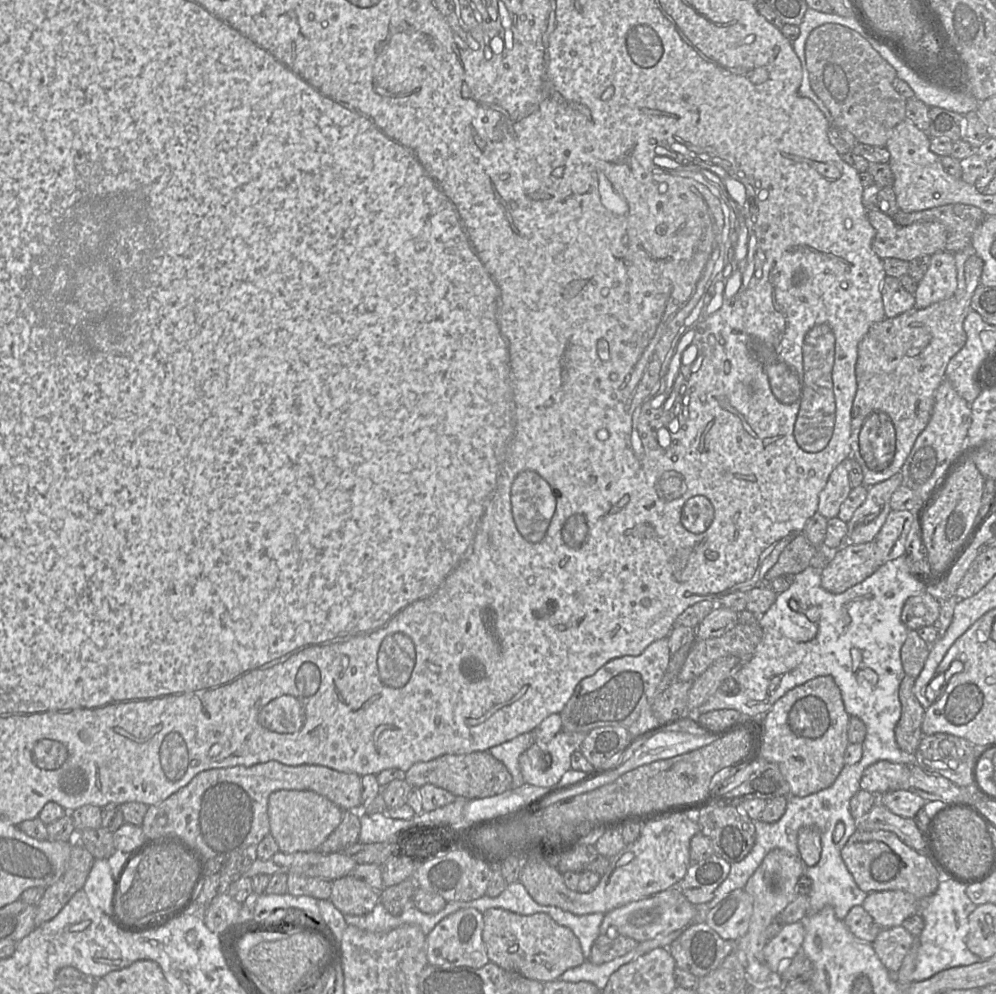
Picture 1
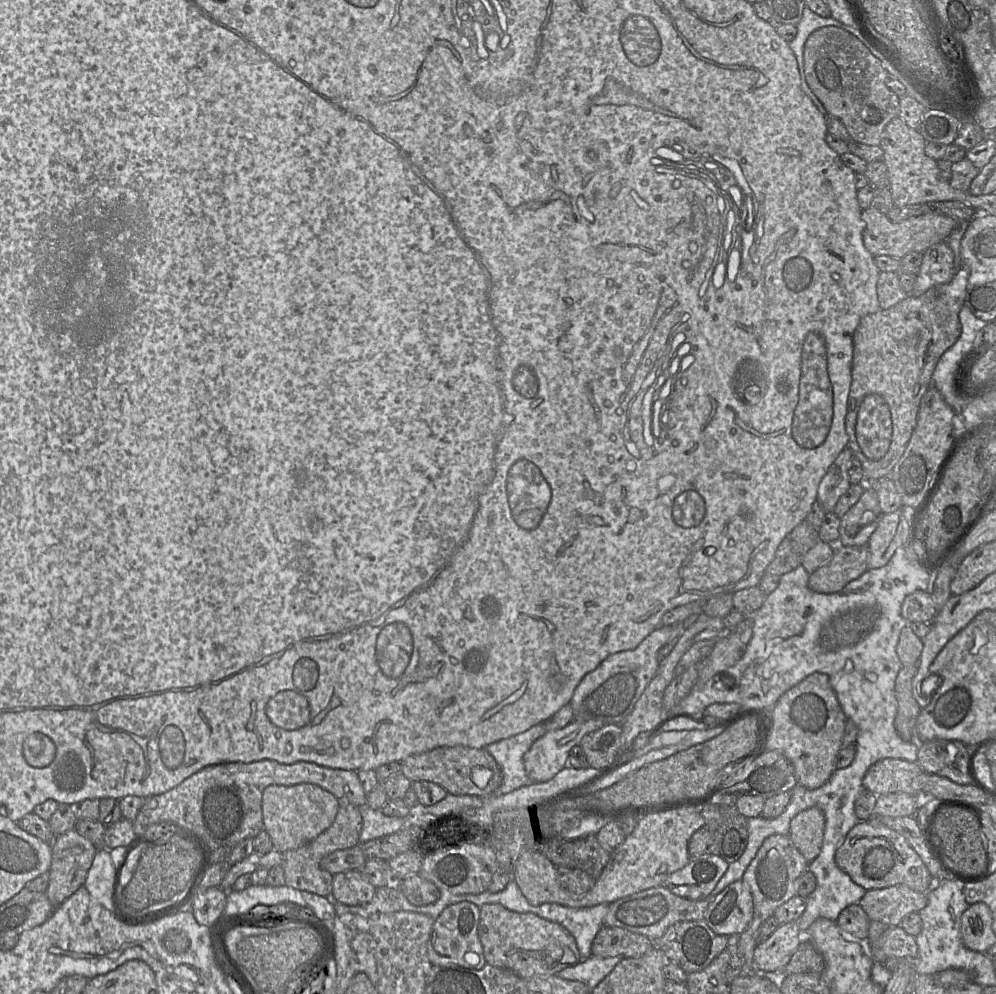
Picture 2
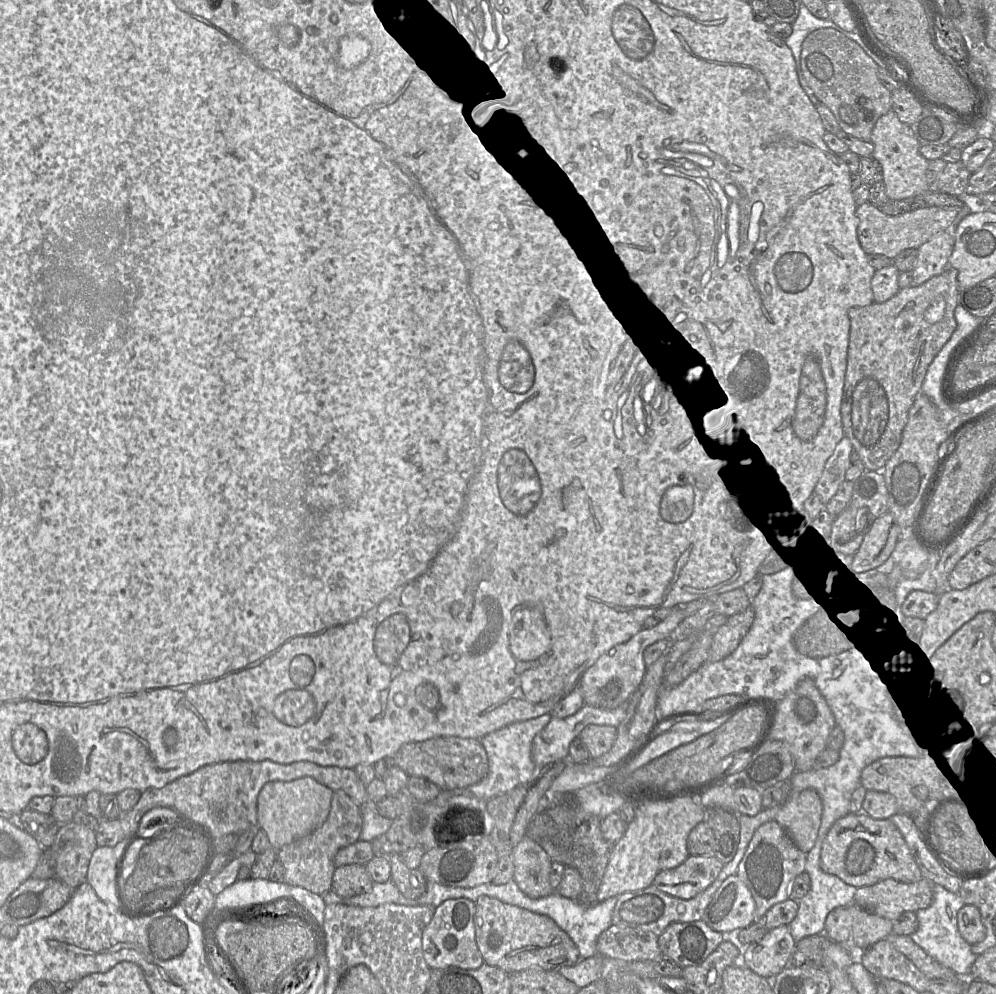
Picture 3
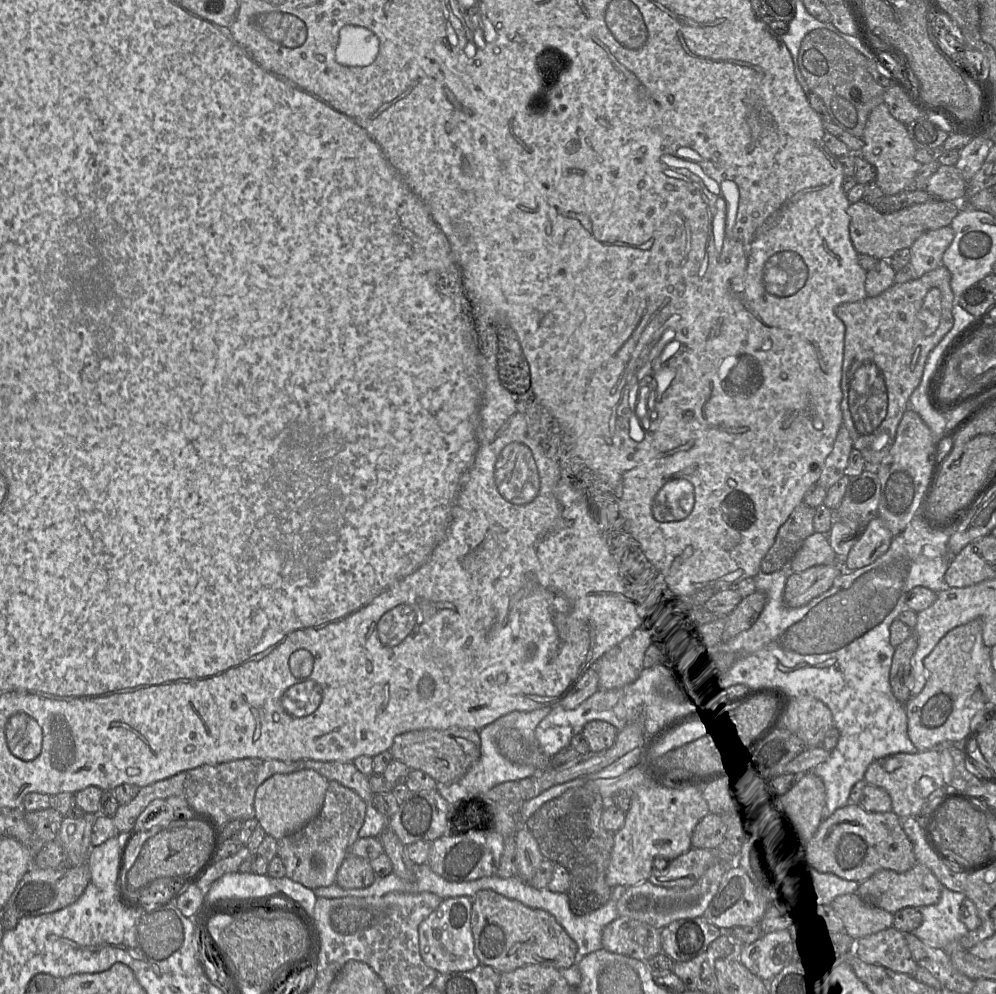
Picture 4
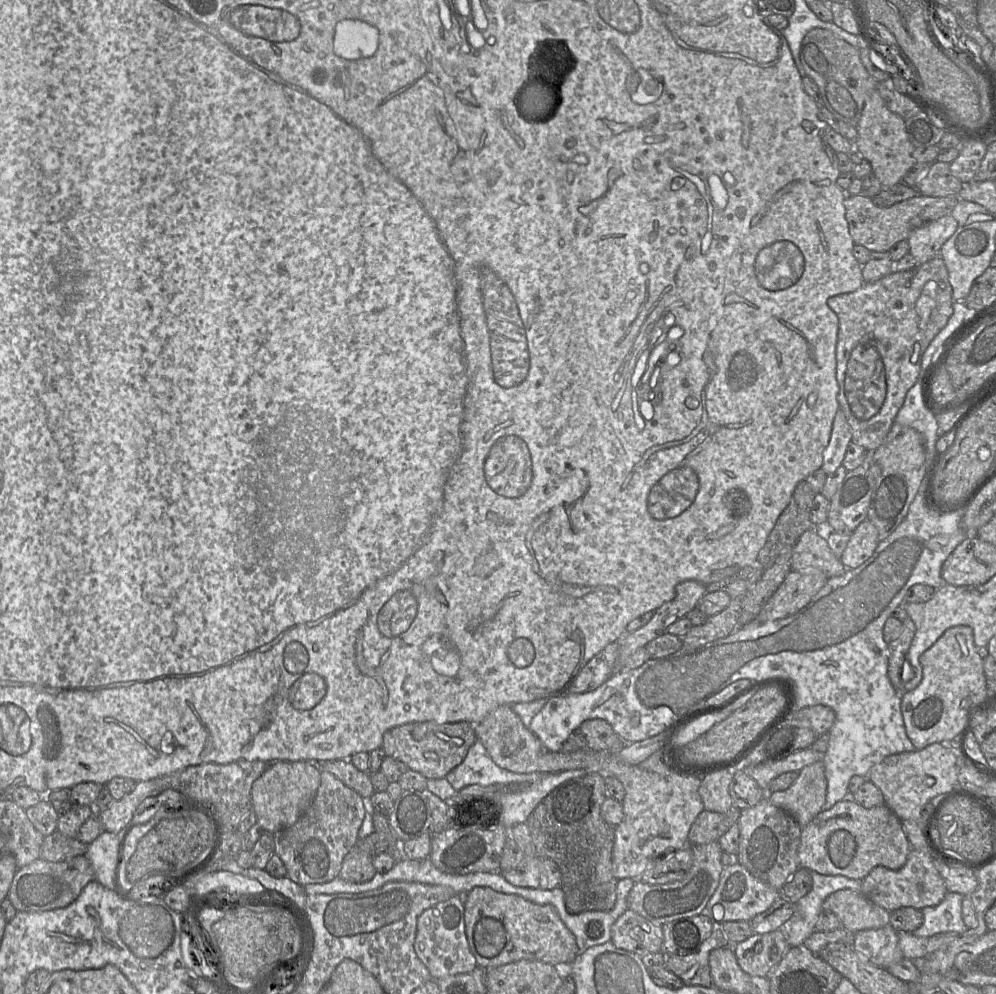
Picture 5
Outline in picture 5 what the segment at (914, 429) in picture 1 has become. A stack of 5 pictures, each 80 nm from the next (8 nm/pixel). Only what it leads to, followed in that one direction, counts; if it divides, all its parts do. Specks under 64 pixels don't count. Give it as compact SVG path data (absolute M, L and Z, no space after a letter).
M940 256L828 299L839 321L838 403L850 425L852 441L867 452L885 441L907 392L919 379L924 352L953 314L953 302L948 271Z

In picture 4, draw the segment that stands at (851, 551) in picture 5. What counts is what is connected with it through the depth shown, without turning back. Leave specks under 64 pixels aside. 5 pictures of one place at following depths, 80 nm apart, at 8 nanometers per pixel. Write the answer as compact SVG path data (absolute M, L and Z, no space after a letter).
M878 516L862 529L857 542L845 559L840 559L845 570L856 570L873 563L889 549L893 536Z

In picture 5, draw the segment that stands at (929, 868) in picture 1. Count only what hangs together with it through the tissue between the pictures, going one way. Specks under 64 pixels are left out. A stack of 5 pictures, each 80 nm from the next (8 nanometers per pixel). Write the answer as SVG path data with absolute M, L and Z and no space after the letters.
M844 799L831 809L823 810L807 825L801 828L798 857L800 868L816 871L822 875L842 875L851 879L863 880L876 866L892 870L902 868L911 850L910 842L902 827L901 820L885 804L865 808L852 799Z

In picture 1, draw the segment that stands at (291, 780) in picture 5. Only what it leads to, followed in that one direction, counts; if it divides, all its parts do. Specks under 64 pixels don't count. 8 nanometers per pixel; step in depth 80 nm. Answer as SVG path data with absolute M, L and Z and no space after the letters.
M277 790L268 801L270 834L276 840L279 851L295 853L317 851L318 847L338 827L343 810L328 798L310 790Z

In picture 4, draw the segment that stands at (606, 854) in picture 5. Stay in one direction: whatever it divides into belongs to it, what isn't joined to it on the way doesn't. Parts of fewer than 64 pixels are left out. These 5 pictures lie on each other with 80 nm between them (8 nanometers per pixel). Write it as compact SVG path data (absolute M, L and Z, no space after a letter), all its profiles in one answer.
M583 785L547 801L525 822L544 858L561 864L569 871L571 884L567 895L571 911L578 916L604 906L613 889L606 881L614 834L602 825L605 805L606 801L598 792Z

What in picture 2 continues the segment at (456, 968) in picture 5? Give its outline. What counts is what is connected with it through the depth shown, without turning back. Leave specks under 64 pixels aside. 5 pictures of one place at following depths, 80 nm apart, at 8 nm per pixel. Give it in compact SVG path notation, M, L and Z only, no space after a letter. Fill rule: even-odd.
M469 901L457 902L444 908L434 920L428 940L427 955L430 963L432 965L459 965L464 968L481 969L486 964L486 960L478 935L479 920L480 907ZM467 952L477 954L478 963L473 966L468 963L464 958Z

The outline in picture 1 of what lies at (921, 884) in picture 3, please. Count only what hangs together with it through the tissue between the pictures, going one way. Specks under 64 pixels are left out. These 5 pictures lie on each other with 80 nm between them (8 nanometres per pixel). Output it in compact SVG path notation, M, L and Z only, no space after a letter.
M885 890L867 893L861 906L880 928L891 928L920 913L921 901L902 890Z

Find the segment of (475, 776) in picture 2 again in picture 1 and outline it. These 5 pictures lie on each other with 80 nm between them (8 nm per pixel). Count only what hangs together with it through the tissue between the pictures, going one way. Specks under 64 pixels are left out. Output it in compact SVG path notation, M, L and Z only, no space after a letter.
M489 750L468 754L445 754L429 761L417 762L405 774L405 780L413 789L418 789L425 784L433 784L451 792L456 797L467 799L494 796L512 788L511 773Z

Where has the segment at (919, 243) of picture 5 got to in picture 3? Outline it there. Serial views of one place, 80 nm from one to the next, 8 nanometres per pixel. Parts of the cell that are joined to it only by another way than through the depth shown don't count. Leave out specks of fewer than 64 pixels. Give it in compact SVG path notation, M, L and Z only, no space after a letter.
M948 230L935 234L929 241L921 245L917 249L912 286L919 286L945 271L949 267L949 258L954 245L955 238Z

